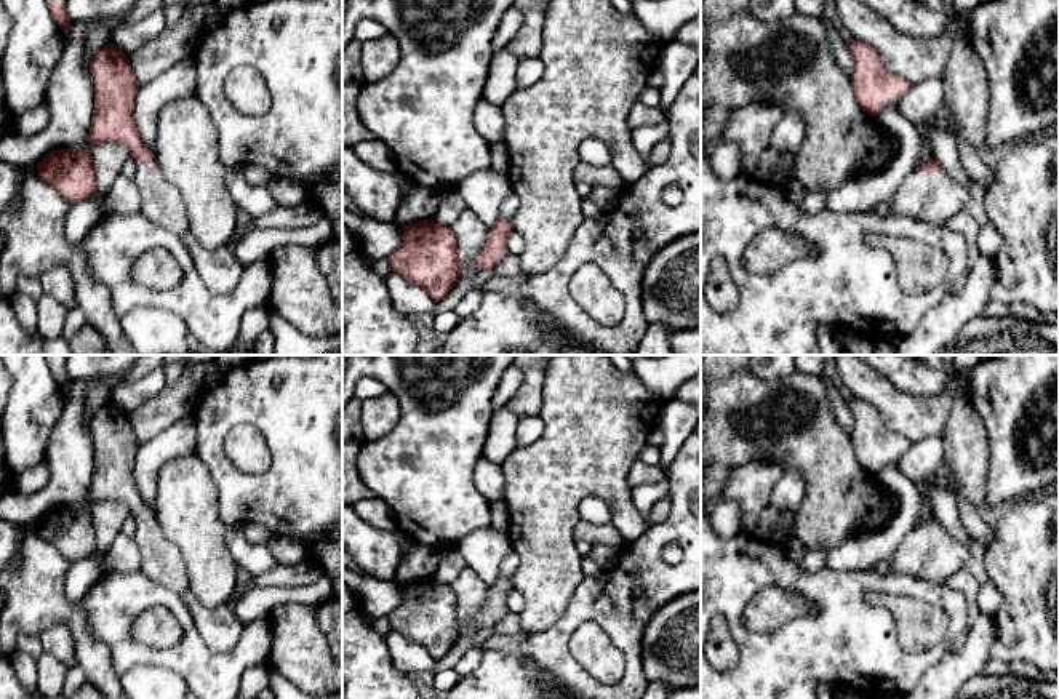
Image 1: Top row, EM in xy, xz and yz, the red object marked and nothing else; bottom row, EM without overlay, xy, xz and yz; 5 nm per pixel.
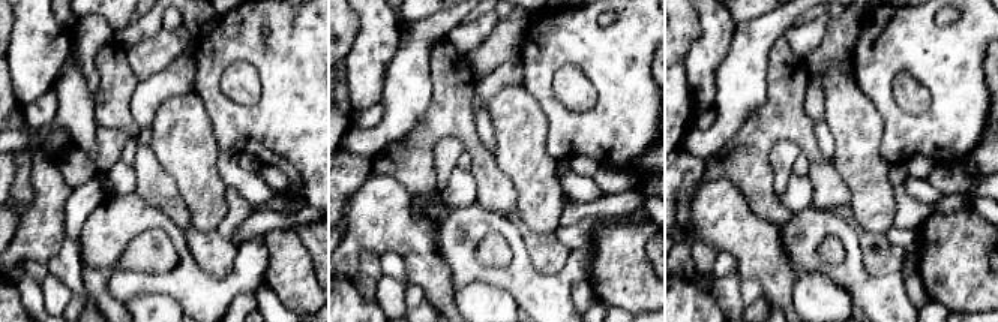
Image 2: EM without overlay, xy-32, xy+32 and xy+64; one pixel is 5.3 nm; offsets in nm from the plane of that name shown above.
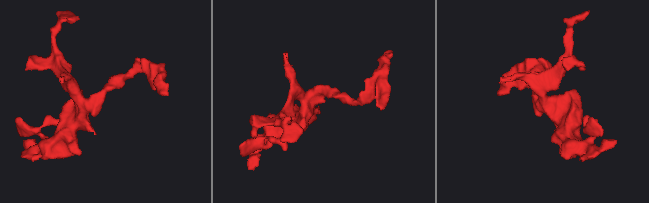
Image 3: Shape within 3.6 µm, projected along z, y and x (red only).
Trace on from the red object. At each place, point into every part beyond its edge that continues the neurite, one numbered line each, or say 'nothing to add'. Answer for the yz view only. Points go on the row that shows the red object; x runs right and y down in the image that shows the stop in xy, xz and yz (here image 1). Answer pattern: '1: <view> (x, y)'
1: yz (935, 197)

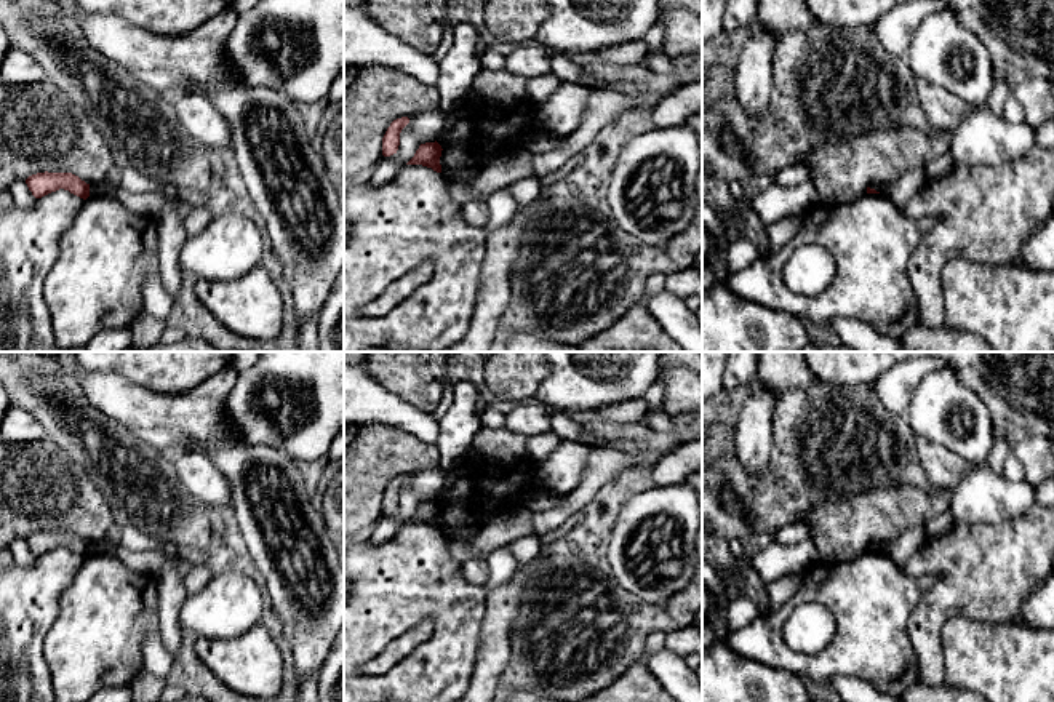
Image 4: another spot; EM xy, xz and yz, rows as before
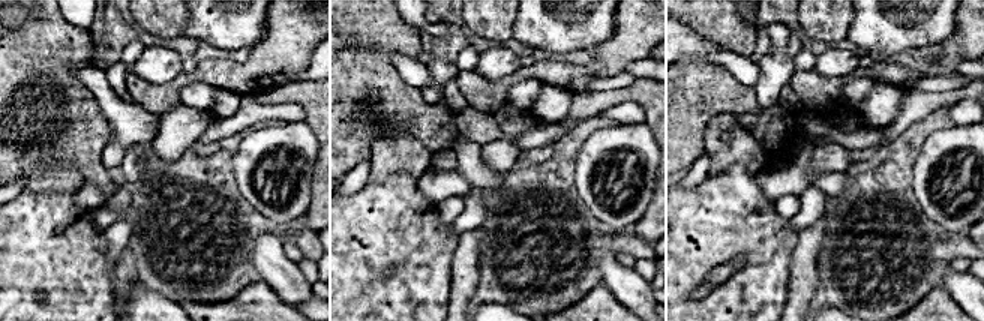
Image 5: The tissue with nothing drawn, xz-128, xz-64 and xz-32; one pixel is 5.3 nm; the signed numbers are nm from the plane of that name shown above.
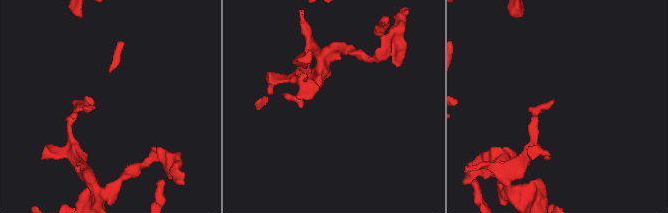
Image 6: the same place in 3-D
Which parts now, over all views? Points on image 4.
nothing to add

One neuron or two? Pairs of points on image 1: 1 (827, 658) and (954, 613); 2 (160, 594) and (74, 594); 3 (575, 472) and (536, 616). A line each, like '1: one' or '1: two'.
1: one
2: two
3: one

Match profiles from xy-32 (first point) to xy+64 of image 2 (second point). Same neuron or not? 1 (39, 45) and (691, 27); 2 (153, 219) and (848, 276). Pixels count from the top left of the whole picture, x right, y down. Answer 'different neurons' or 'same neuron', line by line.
1: different neurons
2: same neuron

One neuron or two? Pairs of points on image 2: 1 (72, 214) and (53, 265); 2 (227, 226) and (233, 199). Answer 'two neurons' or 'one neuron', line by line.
1: one neuron
2: one neuron

